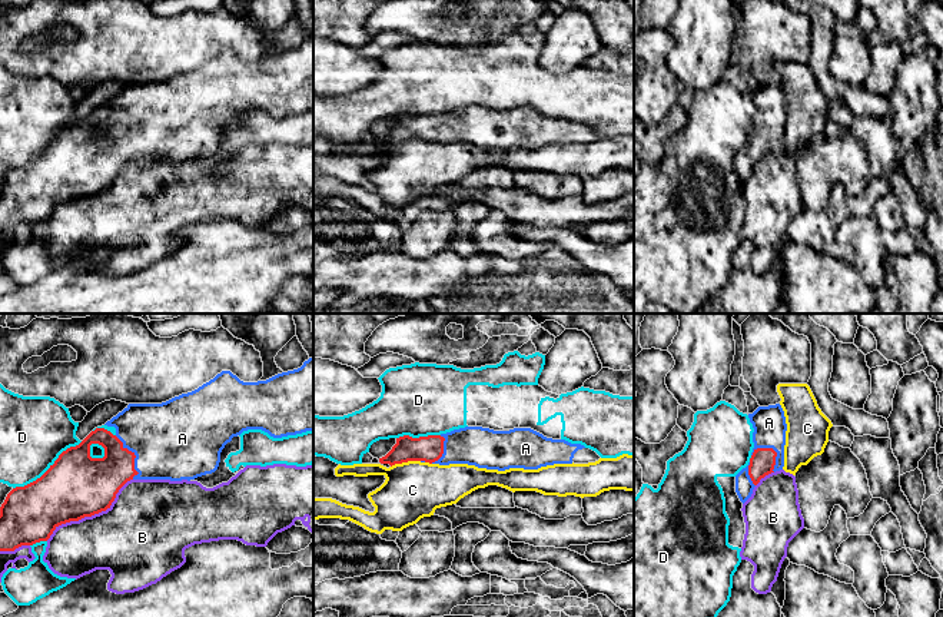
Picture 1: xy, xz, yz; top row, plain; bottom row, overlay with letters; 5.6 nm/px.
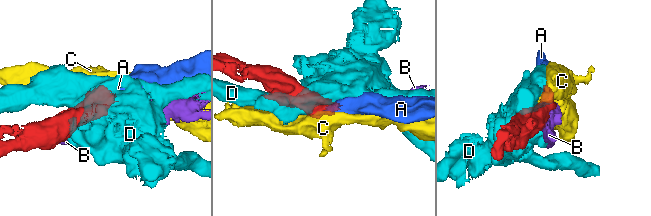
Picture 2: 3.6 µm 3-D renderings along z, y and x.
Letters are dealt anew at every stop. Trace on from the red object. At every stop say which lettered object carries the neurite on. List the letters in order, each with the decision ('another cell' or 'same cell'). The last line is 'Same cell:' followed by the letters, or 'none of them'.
A: same cell
B: another cell
C: another cell
D: another cell
Same cell: A

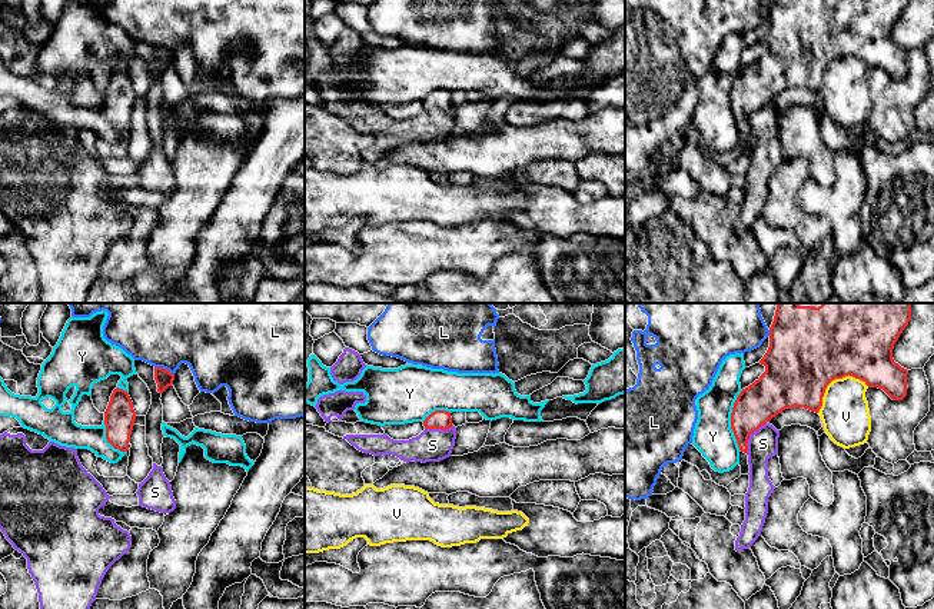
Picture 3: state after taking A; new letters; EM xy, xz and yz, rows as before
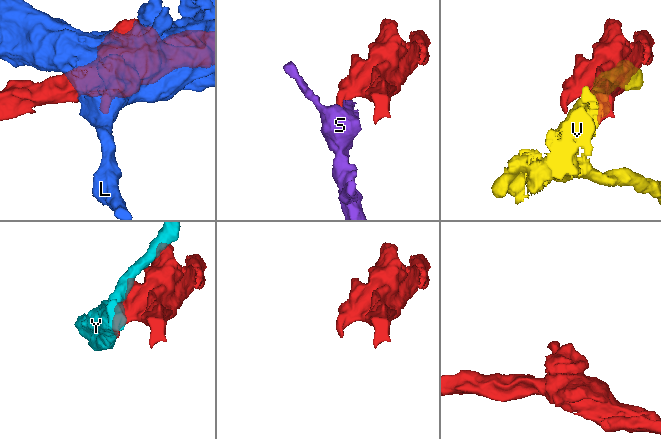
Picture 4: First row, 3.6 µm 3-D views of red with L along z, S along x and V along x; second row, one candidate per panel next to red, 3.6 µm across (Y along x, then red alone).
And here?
L: another cell
S: another cell
V: another cell
Y: another cell
Same cell: none of them

